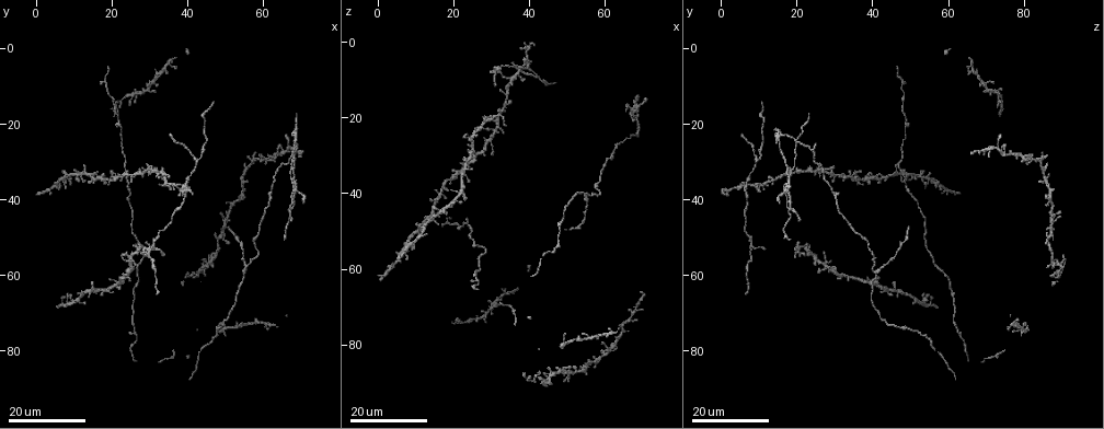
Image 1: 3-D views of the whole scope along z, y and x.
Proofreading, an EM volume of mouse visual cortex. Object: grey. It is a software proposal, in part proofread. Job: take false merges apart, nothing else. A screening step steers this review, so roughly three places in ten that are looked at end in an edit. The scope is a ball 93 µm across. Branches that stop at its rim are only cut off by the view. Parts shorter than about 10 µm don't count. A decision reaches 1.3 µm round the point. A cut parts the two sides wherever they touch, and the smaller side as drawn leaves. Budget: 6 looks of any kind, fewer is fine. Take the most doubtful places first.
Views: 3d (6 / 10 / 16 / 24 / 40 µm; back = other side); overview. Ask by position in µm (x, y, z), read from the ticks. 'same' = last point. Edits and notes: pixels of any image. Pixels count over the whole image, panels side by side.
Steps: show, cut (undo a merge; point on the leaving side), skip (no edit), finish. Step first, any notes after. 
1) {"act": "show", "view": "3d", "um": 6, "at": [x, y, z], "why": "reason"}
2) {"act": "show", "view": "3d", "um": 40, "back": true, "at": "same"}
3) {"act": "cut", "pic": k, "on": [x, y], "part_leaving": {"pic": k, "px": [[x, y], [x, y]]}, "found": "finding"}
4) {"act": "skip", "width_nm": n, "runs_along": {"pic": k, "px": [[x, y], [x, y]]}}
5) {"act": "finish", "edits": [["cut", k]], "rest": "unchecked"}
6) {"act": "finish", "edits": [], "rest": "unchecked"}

{"act": "show", "view": "3d", "um": 16, "at": [54.5, 58.5, 40.5], "why": "two arms in line, one across"}

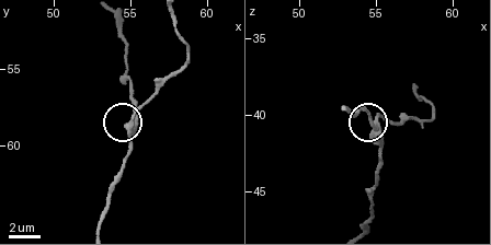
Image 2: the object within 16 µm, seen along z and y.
{"act": "show", "view": "3d", "um": 6, "at": [55.2, 59.2, 40.8]}

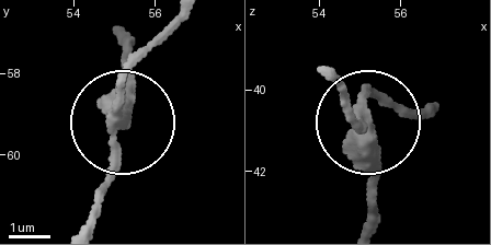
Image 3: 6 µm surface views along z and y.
{"act": "skip", "width_nm": 330, "runs_along": {"pic": 3, "px": [[88, 224], [126, 116], [126, 49]]}, "found": "continuous, no second neuron"}

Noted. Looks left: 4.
{"act": "show", "view": "3d", "um": 16, "at": [68.5, 24.5, 20.0]}

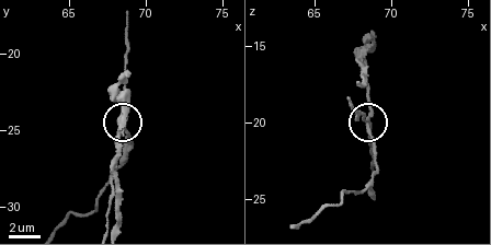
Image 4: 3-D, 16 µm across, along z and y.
{"act": "show", "view": "3d", "um": 10, "at": "same", "why": "zoom in"}

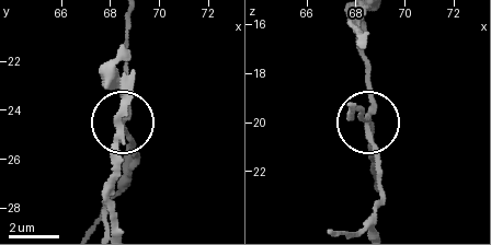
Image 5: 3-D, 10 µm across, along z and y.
{"act": "cut", "pic": 5, "on": [360, 114], "arms": 4, "found": "a second neuron is stuck on"}

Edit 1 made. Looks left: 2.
{"act": "finish", "edits": [["cut", 5]], "rest": "unchecked"}

